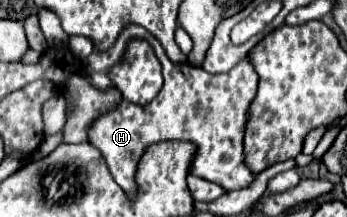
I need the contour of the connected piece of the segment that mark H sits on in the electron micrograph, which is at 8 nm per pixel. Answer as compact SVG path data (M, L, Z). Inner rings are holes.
M126 26L120 32L120 38L116 38L112 50L92 52L82 62L82 76L98 90L114 88L114 82L110 80L108 72L114 64L120 62L120 56L124 54L124 48L130 38L144 38L154 48L162 64L164 86L152 102L138 106L128 100L120 100L114 108L94 118L92 126L88 126L88 142L100 150L116 184L120 184L128 194L128 198L134 200L138 194L134 176L144 150L156 142L182 140L182 142L192 142L196 146L196 158L192 158L194 162L190 170L192 176L206 178L214 184L220 184L224 190L240 190L248 186L254 176L244 164L242 136L244 136L244 126L248 122L249 106L258 87L258 76L250 60L244 58L234 70L226 74L208 74L206 70L198 70L188 62L174 64L164 54L164 48L160 46L160 42L156 42L156 38L152 38L148 30L142 30L142 26Z

